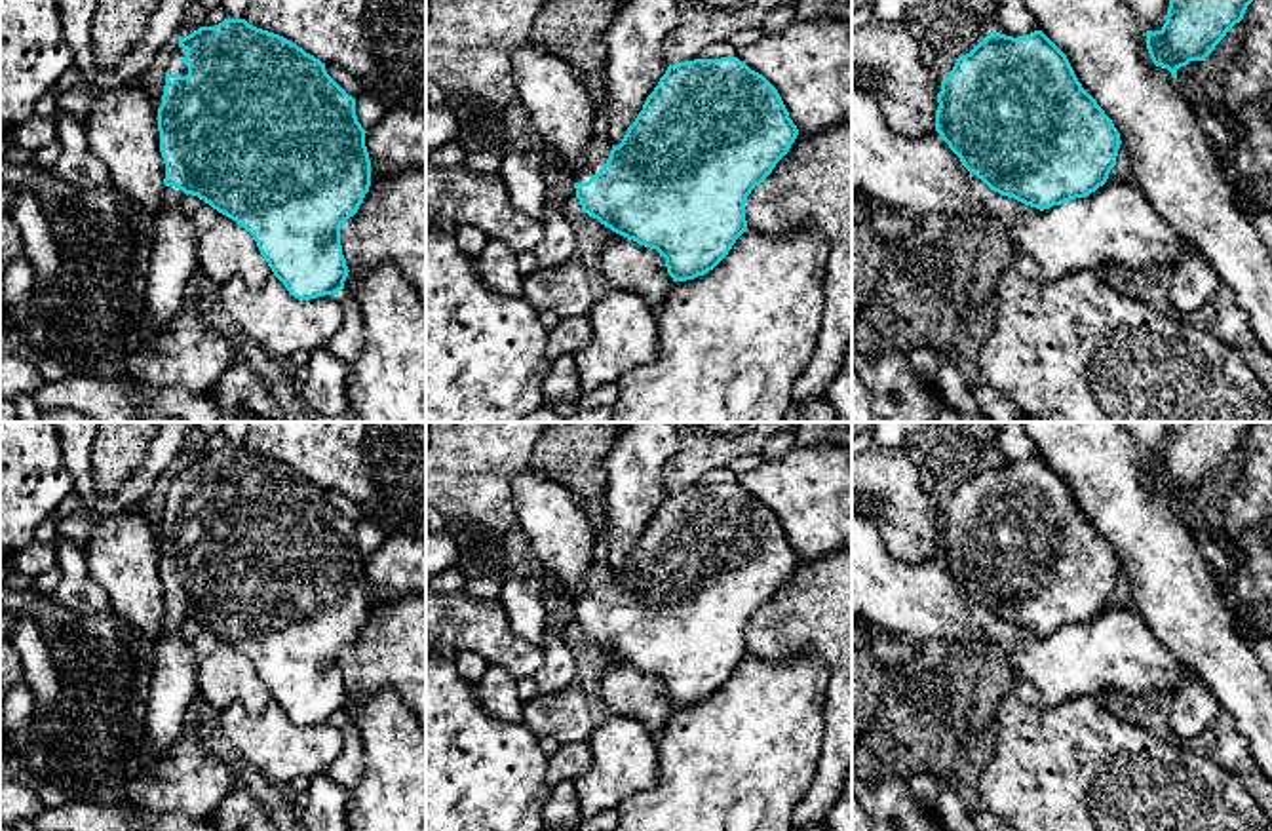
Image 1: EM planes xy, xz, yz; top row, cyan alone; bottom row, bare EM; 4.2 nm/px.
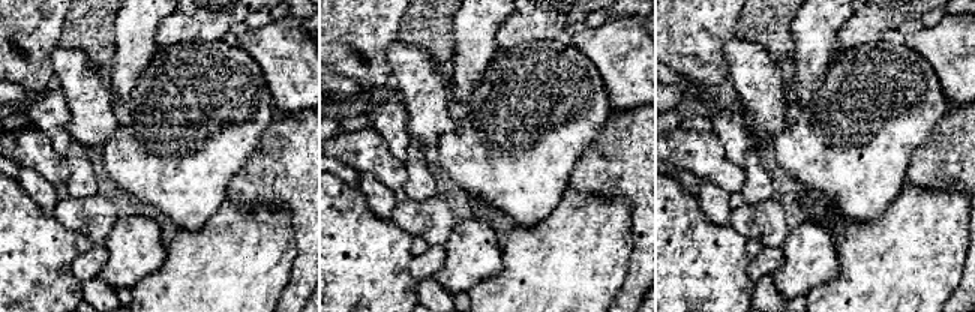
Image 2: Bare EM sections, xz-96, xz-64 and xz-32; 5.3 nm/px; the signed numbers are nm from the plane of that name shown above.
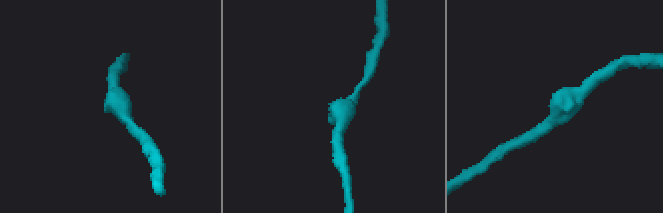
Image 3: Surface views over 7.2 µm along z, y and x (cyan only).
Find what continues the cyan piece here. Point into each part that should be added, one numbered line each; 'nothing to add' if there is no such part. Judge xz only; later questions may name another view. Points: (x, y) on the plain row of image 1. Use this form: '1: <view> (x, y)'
1: xz (599, 573)

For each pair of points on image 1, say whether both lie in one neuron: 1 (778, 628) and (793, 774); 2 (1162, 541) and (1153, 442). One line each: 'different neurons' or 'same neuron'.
1: different neurons
2: different neurons

